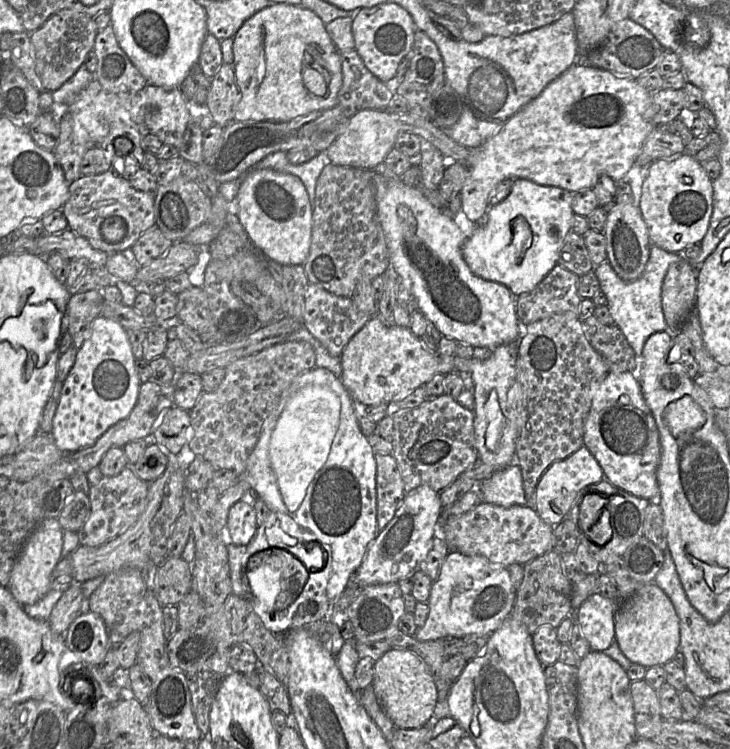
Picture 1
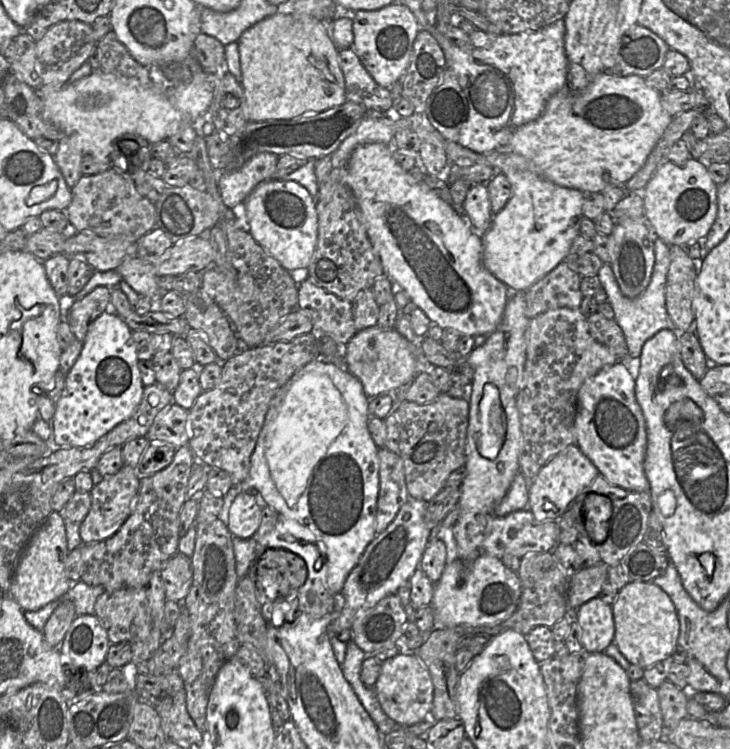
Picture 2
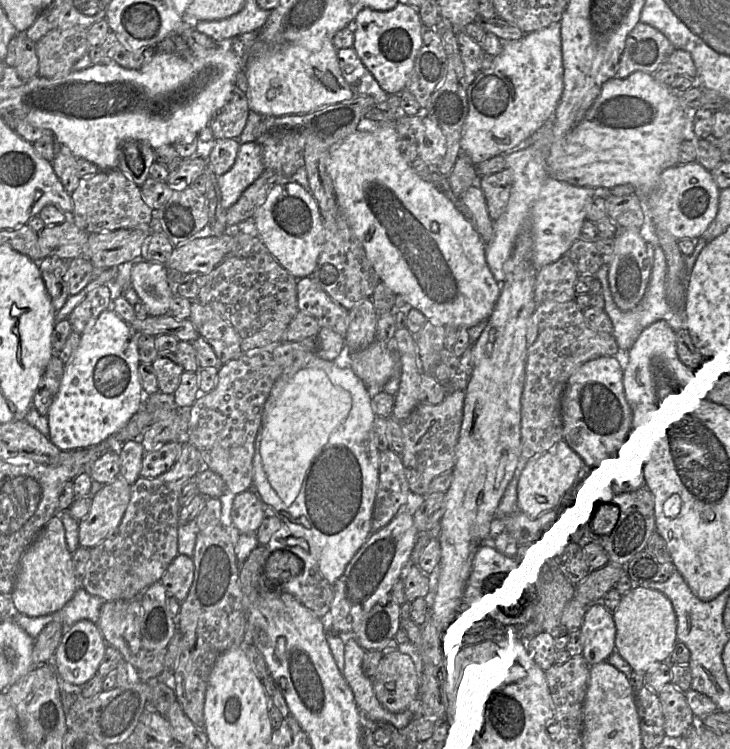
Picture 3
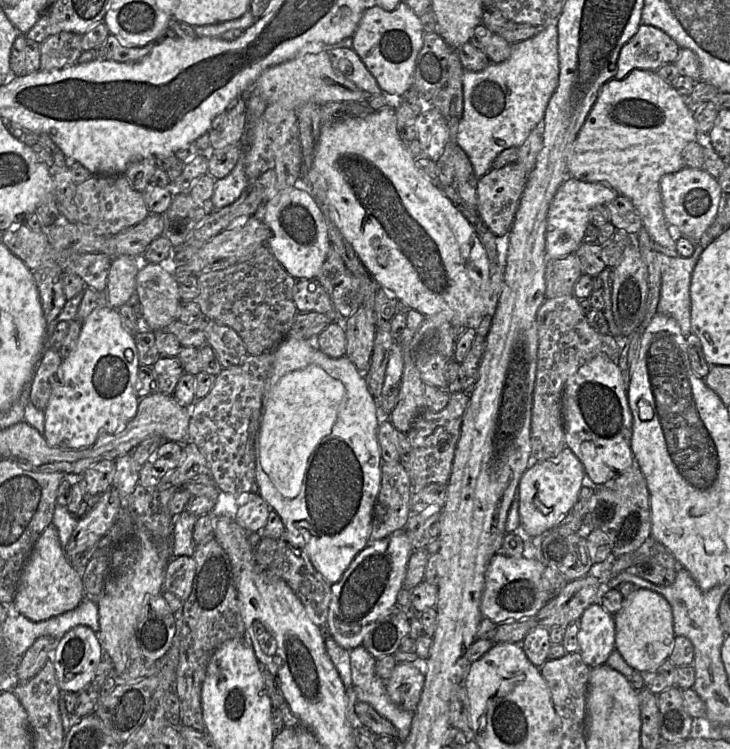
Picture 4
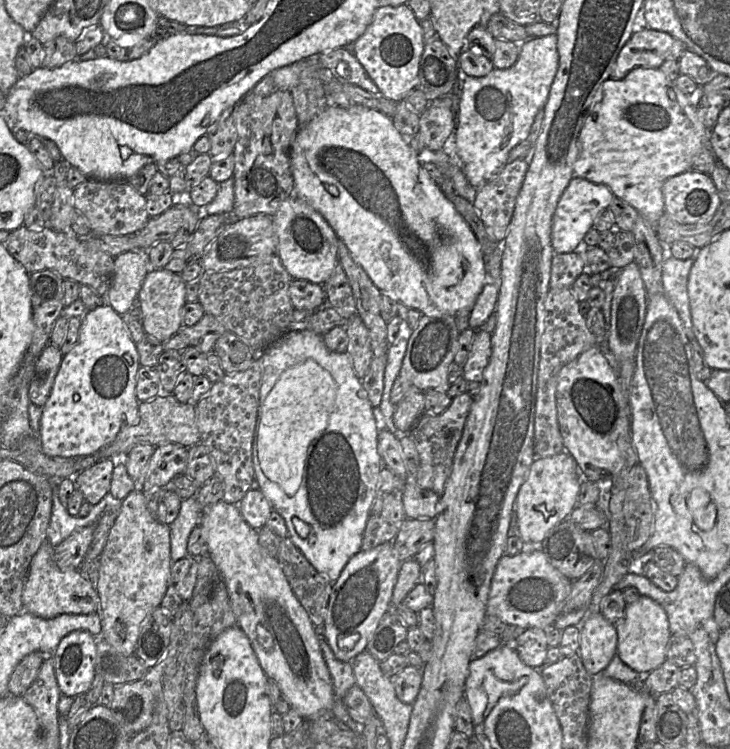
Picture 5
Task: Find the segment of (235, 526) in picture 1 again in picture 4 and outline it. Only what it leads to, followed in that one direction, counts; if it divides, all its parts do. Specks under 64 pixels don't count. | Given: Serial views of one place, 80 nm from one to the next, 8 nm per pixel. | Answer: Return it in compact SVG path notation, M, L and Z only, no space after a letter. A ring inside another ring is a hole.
M250 491L238 498L235 521L247 532L261 532L270 512L270 506L261 495Z

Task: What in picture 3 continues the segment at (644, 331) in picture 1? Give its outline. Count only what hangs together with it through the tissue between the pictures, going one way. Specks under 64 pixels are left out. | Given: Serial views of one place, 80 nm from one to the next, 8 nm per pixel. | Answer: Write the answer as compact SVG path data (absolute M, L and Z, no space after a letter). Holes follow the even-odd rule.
M658 243L653 245L653 265L648 288L642 302L633 311L621 311L615 304L609 287L608 273L609 265L603 264L595 275L601 283L601 291L605 303L604 311L613 324L613 337L615 338L620 350L628 352L645 330L652 329L659 324L667 324L679 334L690 331L689 319L686 316L685 308L683 311L676 311L667 301L665 289L667 262L664 251Z

